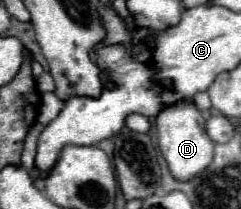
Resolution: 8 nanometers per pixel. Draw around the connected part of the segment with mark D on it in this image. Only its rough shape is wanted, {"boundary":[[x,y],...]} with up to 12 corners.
{"boundary":[[193,100],[155,116],[177,180],[211,164],[215,142]]}

